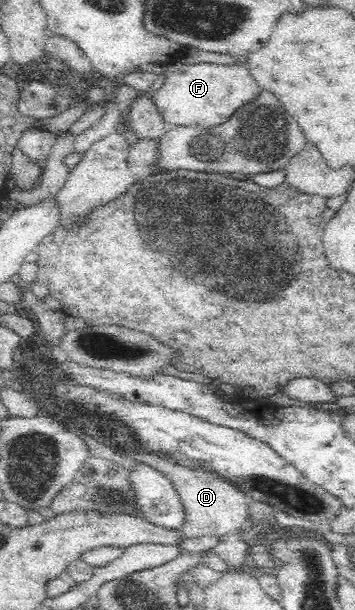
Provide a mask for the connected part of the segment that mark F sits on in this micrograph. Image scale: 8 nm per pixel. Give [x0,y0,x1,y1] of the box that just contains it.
[152,62,260,128]

